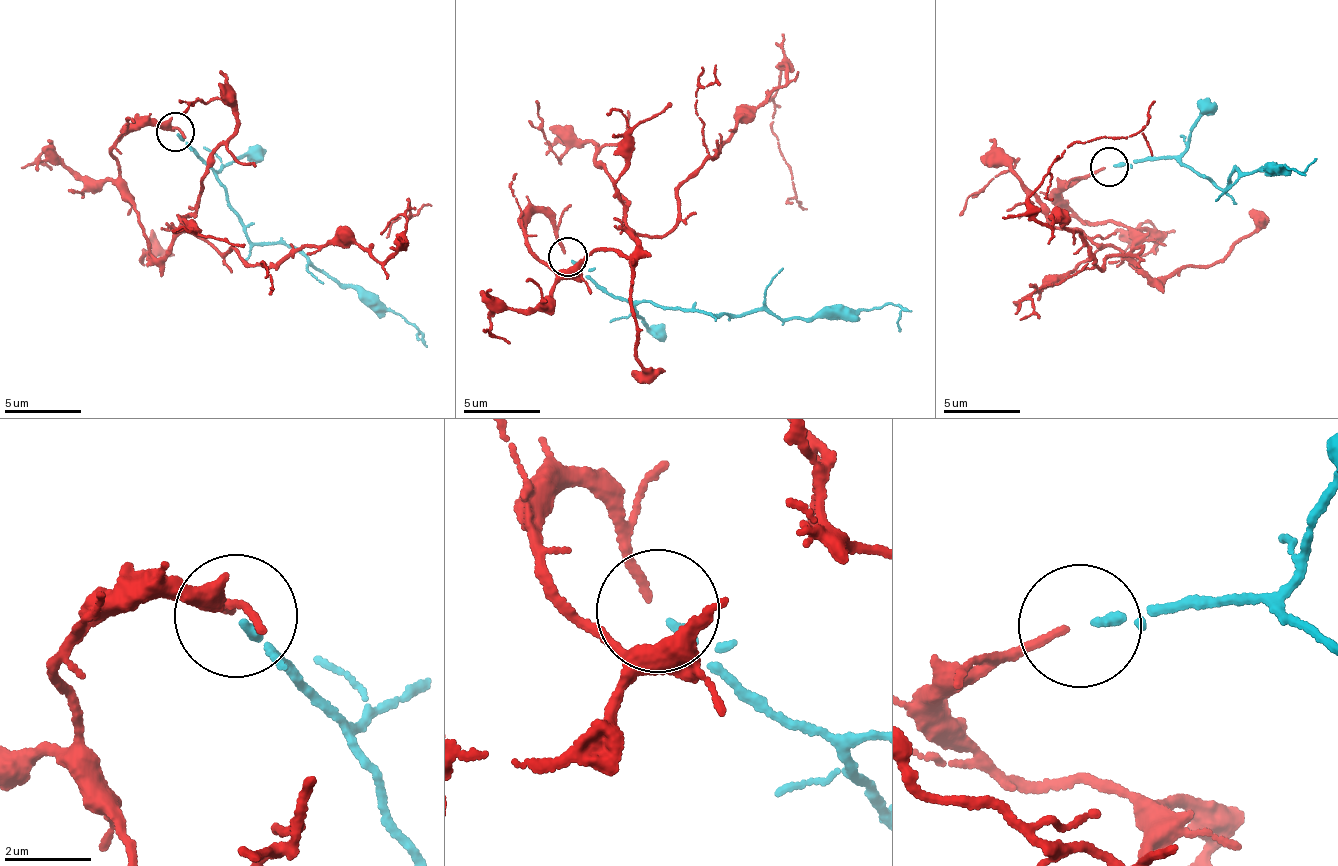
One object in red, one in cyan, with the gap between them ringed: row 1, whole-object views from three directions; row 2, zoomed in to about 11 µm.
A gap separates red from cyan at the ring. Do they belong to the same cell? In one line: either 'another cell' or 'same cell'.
same cell

